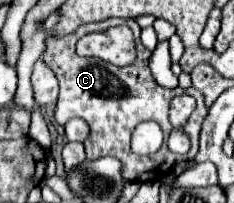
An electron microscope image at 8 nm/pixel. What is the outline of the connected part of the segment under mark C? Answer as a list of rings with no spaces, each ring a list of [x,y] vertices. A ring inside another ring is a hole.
[[[110,18],[106,22],[100,24],[86,24],[80,26],[76,32],[64,36],[64,38],[48,38],[46,40],[46,52],[44,52],[44,62],[54,70],[58,82],[60,82],[60,96],[56,102],[56,122],[58,124],[66,124],[70,118],[84,118],[90,126],[90,136],[86,140],[86,158],[88,160],[96,160],[100,156],[114,156],[124,164],[124,178],[126,180],[138,180],[138,182],[150,182],[150,180],[160,180],[164,178],[168,172],[172,172],[174,164],[180,160],[186,160],[184,156],[172,154],[166,146],[166,140],[172,132],[172,124],[168,120],[168,108],[170,108],[170,100],[174,96],[180,94],[192,94],[198,102],[196,106],[196,114],[192,114],[194,122],[188,124],[188,138],[192,142],[192,148],[188,154],[196,156],[198,154],[198,134],[202,130],[202,122],[208,114],[208,108],[204,104],[204,96],[202,92],[188,88],[162,88],[156,84],[156,80],[152,78],[152,72],[148,68],[148,60],[150,60],[152,52],[148,48],[142,46],[140,42],[140,26],[136,24],[136,20],[124,20],[124,18]],[[126,24],[136,38],[136,46],[138,46],[138,58],[134,64],[118,68],[112,66],[108,62],[102,62],[98,58],[84,58],[80,60],[80,56],[76,52],[72,52],[72,44],[78,42],[80,36],[84,36],[86,32],[94,32],[94,30],[106,30],[110,26],[120,26]],[[144,120],[154,120],[162,126],[164,130],[164,144],[162,148],[154,154],[154,156],[138,156],[130,150],[130,134],[132,130],[144,122]]]

